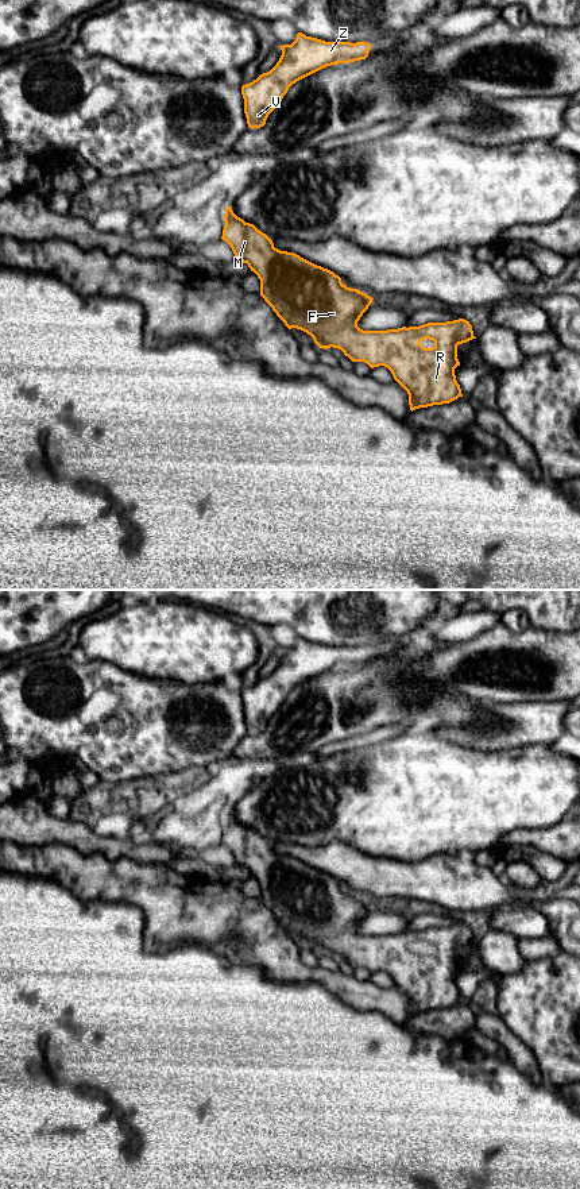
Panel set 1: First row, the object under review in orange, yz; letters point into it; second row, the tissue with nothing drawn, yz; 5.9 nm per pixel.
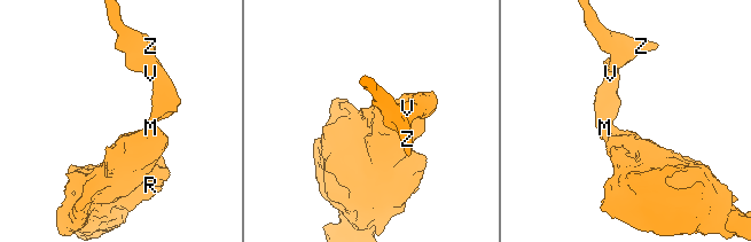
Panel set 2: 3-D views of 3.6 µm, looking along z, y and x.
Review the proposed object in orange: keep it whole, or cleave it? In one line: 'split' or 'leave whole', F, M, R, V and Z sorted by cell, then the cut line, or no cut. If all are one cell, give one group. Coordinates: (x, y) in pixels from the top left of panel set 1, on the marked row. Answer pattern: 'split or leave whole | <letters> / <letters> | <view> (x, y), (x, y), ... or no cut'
leave whole | F M R V Z | no cut

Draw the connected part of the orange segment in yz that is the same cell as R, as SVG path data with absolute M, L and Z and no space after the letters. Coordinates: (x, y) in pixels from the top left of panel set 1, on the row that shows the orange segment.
M231 206L225 209L224 221L221 239L231 246L236 260L247 263L258 275L260 296L289 329L297 328L306 332L320 348L341 350L352 362L364 362L371 368L387 367L394 379L407 391L411 412L449 404L463 397L455 368L460 366L457 345L476 339L469 321L459 319L419 327L363 331L357 327L357 321L371 305L372 297L347 287L333 271L294 252L275 248L266 233L237 217Z

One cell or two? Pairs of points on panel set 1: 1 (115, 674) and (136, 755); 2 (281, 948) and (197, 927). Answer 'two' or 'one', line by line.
1: one
2: one

